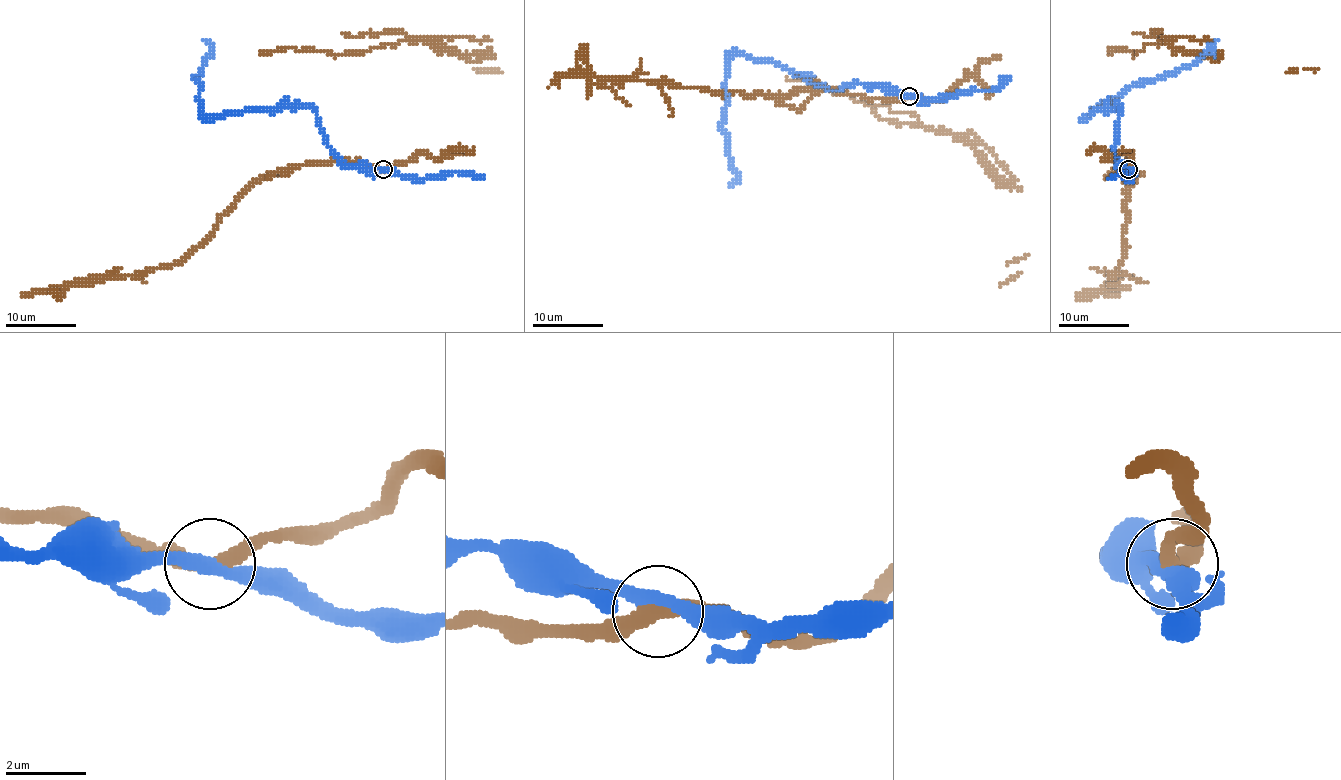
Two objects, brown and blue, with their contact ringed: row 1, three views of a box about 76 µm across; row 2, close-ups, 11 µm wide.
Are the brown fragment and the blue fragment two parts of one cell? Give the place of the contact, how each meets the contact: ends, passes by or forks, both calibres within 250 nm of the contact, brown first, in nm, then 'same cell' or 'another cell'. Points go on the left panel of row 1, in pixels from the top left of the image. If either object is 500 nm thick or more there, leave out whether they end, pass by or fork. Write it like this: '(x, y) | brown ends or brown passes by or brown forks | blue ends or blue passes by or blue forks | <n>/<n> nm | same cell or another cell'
(383, 169) | brown passes by | blue passes by | 380/320 nm | another cell

